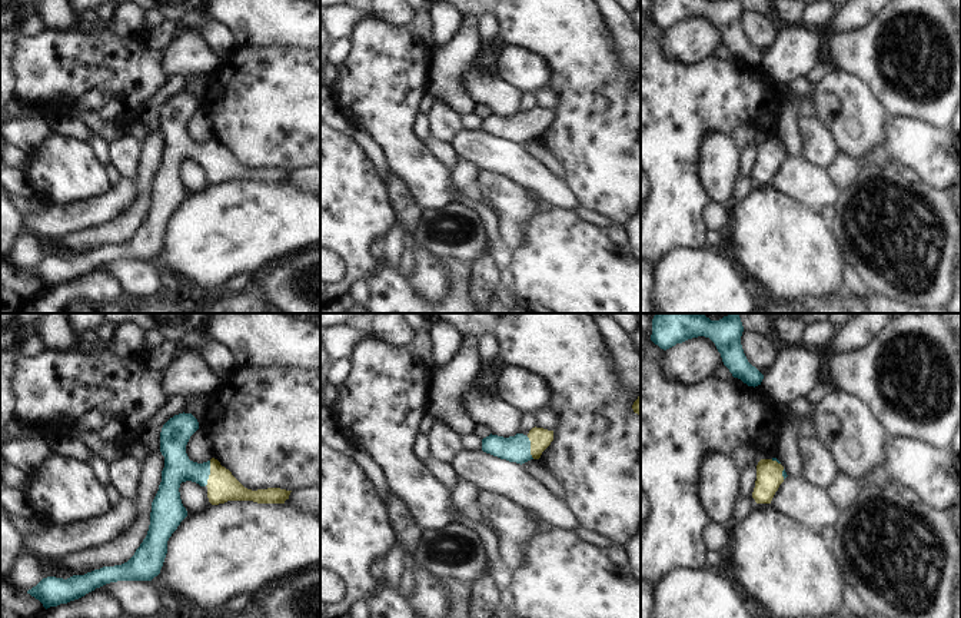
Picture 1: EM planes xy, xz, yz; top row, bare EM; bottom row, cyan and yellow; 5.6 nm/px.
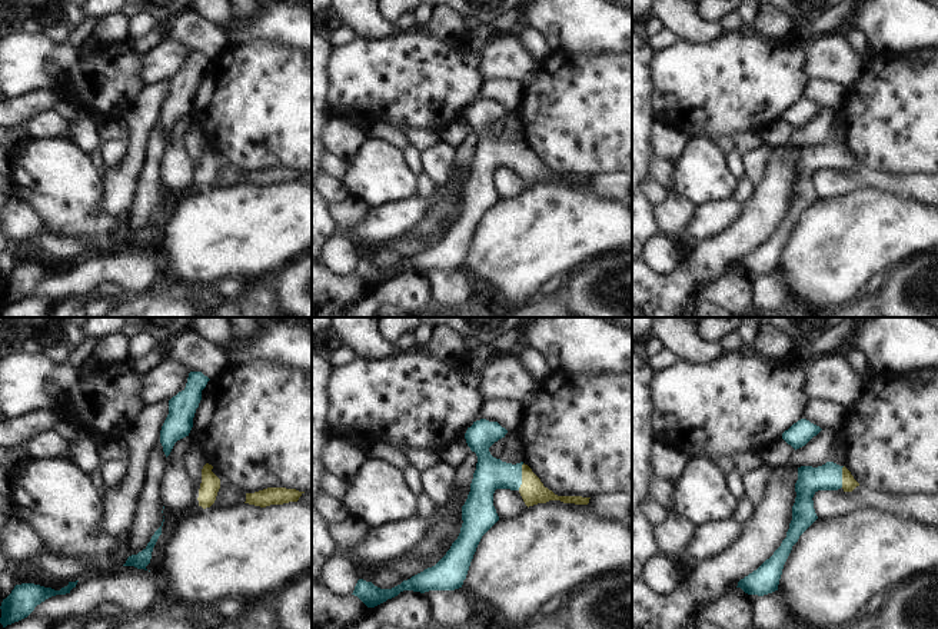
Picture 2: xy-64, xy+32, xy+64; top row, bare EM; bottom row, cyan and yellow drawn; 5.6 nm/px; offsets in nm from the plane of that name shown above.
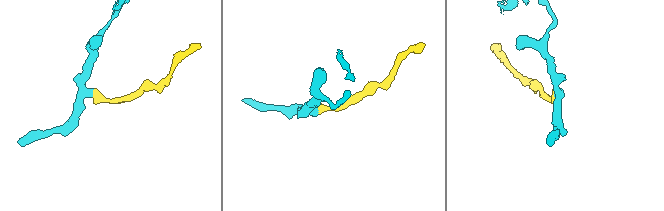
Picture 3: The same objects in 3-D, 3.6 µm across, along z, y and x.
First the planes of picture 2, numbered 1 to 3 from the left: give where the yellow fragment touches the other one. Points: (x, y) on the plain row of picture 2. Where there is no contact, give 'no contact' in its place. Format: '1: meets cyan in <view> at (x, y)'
1: no contact
2: meets cyan in xy+32 at (521, 156)
3: meets cyan in xy+64 at (841, 156)

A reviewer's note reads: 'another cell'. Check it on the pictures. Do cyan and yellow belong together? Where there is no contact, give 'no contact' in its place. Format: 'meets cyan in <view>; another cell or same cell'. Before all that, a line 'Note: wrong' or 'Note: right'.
Note: wrong
meets cyan in xy; same cell

